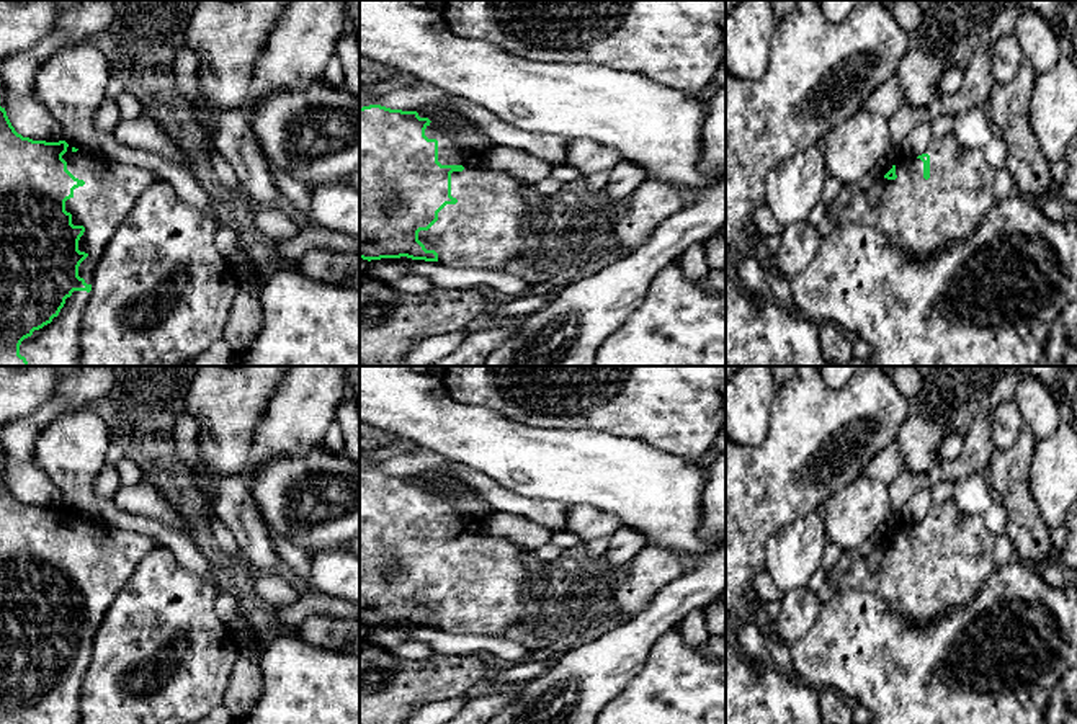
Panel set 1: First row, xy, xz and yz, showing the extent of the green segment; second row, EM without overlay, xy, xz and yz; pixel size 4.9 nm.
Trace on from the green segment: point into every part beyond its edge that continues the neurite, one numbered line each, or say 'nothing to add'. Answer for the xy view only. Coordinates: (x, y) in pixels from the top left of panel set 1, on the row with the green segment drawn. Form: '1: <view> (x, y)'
1: xy (111, 188)

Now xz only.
1: xz (484, 229)

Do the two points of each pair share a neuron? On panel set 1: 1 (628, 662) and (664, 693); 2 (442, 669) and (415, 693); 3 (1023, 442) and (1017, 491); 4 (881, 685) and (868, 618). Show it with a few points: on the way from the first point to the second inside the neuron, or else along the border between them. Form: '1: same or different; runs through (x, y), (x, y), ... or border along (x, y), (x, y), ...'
1: different; border along (659, 639), (651, 649), (644, 667), (612, 698)
2: same; runs through (435, 675), (422, 687)
3: same; runs through (1020, 453), (1017, 479)
4: same; runs through (881, 669), (881, 662), (868, 649), (868, 634)

